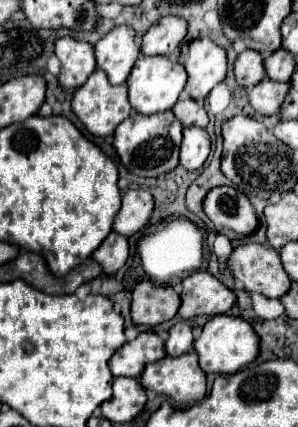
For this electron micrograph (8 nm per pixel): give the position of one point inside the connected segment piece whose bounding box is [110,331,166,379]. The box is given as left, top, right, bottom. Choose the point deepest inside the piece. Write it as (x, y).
(147, 347)

